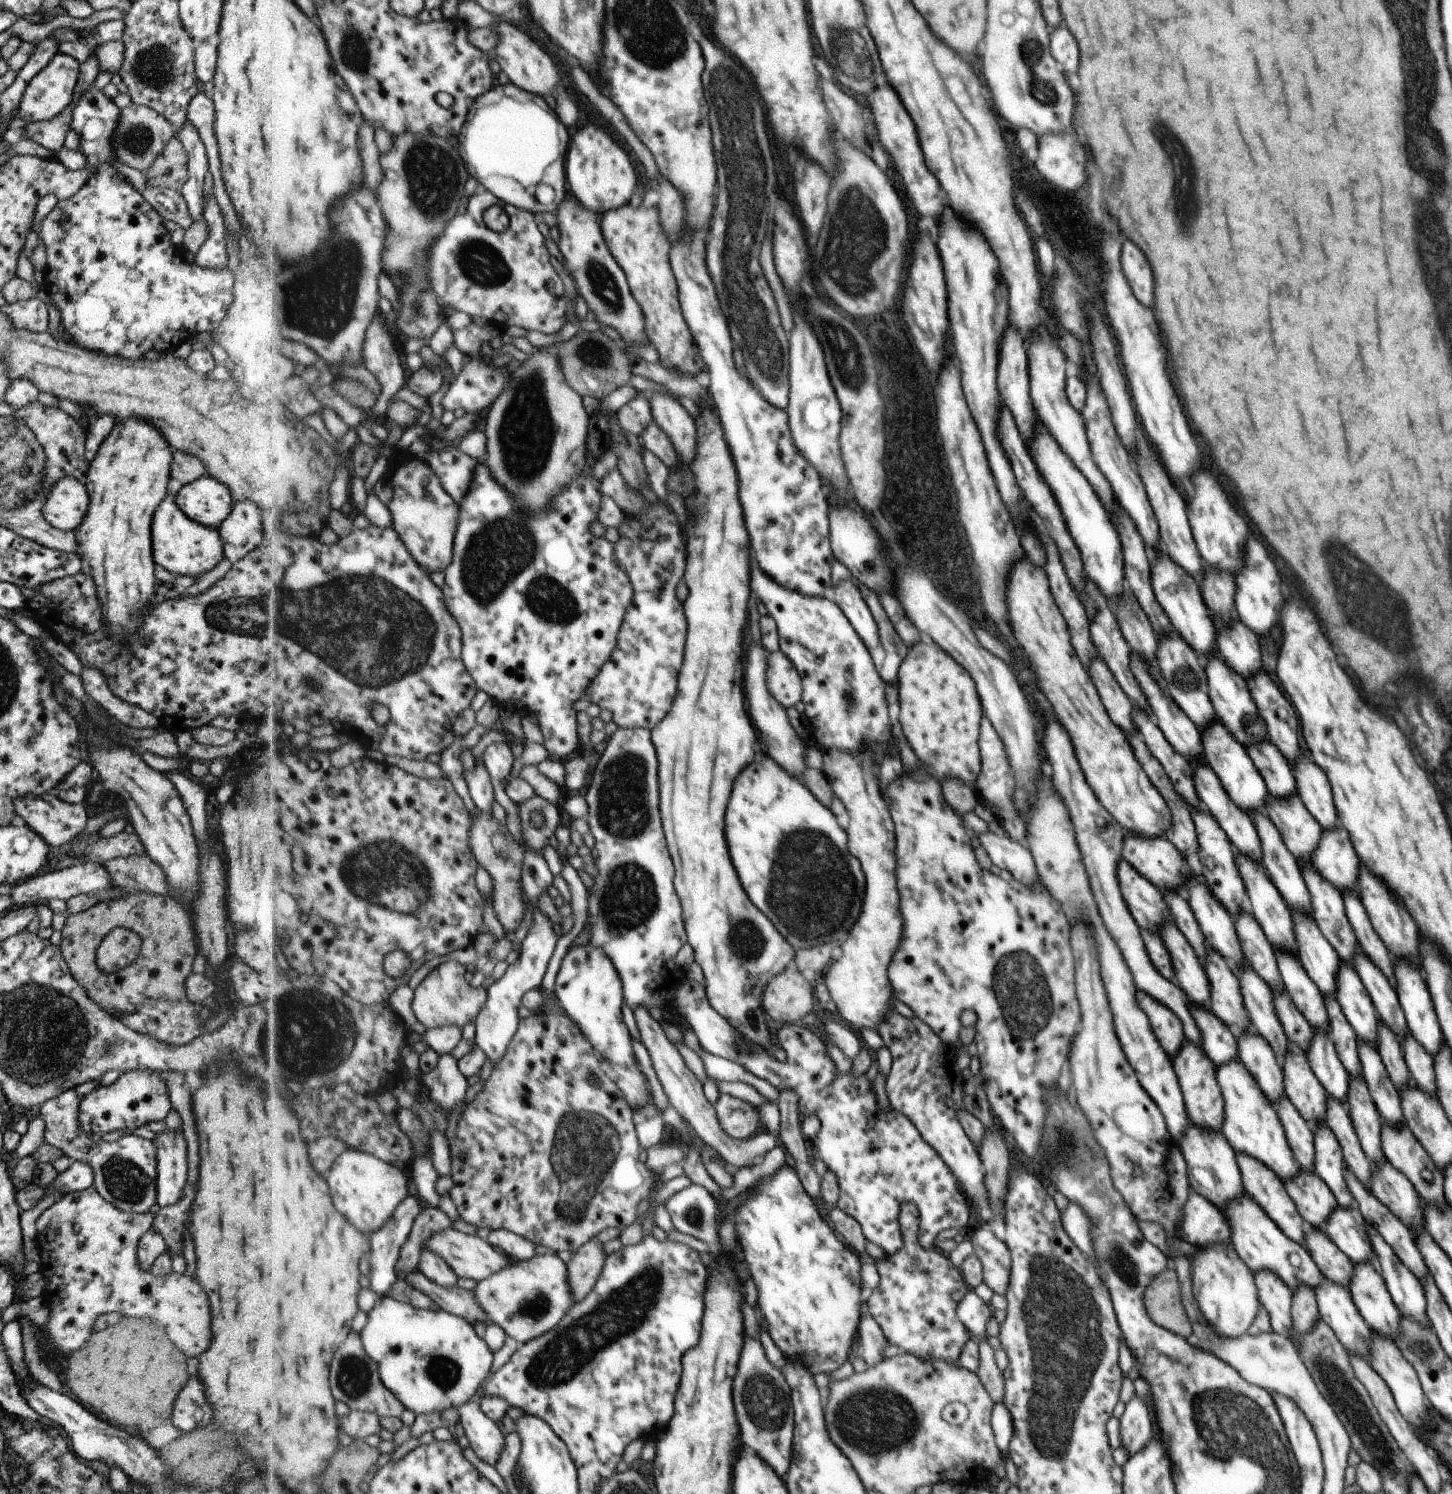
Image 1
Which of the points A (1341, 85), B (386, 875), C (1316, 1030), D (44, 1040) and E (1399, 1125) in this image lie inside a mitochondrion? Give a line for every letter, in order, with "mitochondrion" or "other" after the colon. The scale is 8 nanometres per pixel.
A: other
B: mitochondrion
C: other
D: mitochondrion
E: other

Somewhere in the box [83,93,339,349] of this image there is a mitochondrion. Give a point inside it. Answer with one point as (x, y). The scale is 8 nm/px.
(137, 139)

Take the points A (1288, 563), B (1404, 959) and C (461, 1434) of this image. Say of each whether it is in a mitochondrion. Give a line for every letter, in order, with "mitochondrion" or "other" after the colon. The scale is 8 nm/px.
A: other
B: other
C: other

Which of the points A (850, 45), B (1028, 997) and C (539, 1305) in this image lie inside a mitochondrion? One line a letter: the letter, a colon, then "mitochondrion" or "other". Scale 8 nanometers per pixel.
A: mitochondrion
B: mitochondrion
C: mitochondrion

